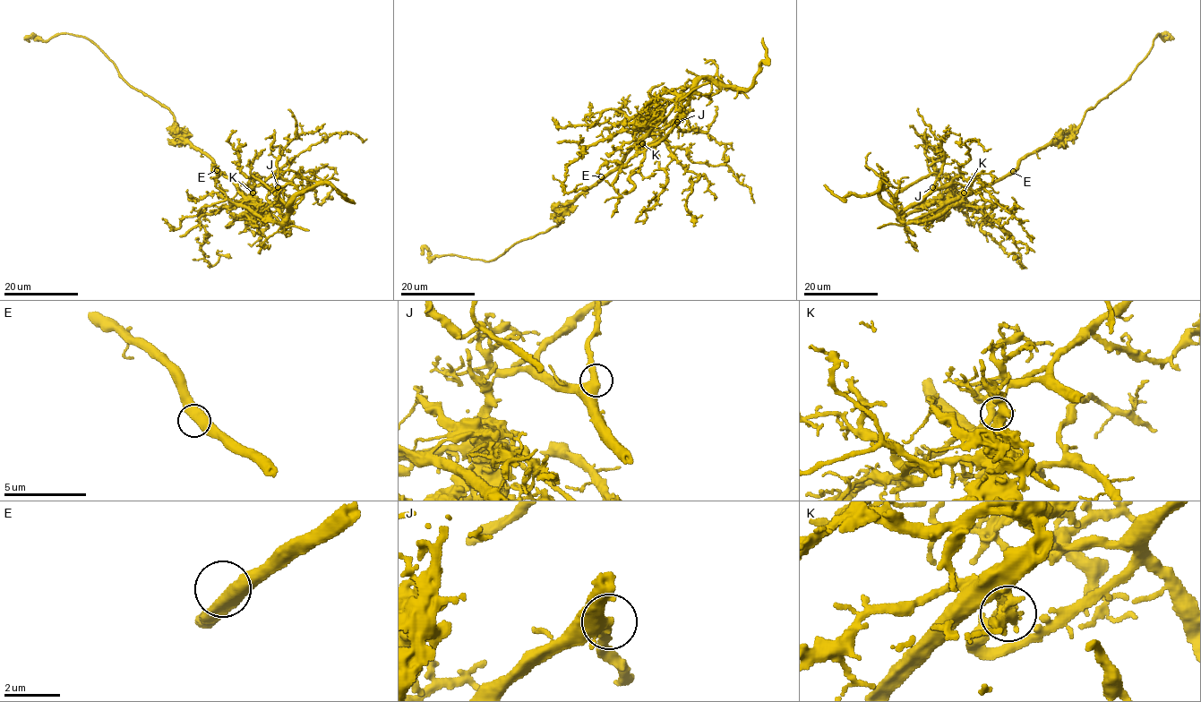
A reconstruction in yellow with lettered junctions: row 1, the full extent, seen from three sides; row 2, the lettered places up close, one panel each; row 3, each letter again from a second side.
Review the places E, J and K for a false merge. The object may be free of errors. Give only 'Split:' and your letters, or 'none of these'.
Split: K

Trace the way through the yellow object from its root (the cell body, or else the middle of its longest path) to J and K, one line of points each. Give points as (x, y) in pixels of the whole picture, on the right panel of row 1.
J: (1013, 169), (992, 183), (963, 196), (962, 193), (970, 186), (956, 183), (932, 187)
K: (1013, 169), (990, 184), (963, 196), (963, 192)

